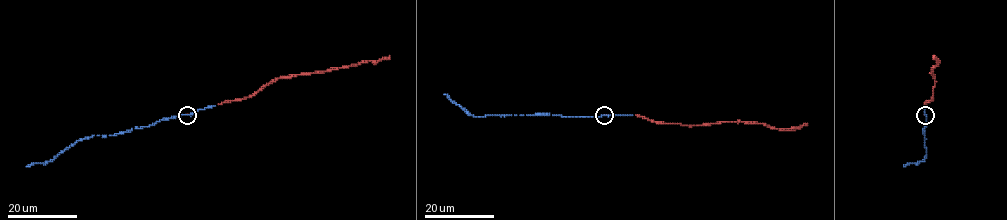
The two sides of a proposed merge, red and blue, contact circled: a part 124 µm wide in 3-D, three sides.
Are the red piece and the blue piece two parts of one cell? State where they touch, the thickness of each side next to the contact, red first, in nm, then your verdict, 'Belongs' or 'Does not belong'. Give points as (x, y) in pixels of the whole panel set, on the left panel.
Place: (187, 115). Thickness 130 nm (red) against 130 nm. Belongs

